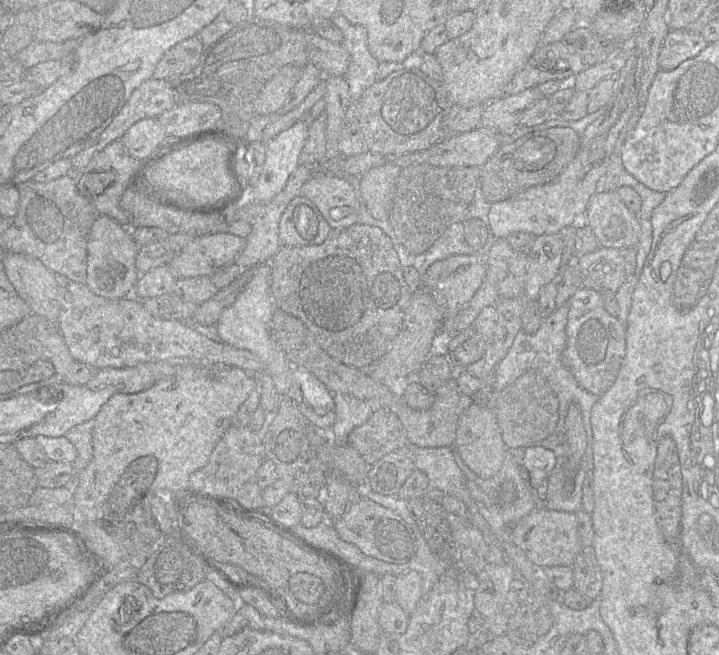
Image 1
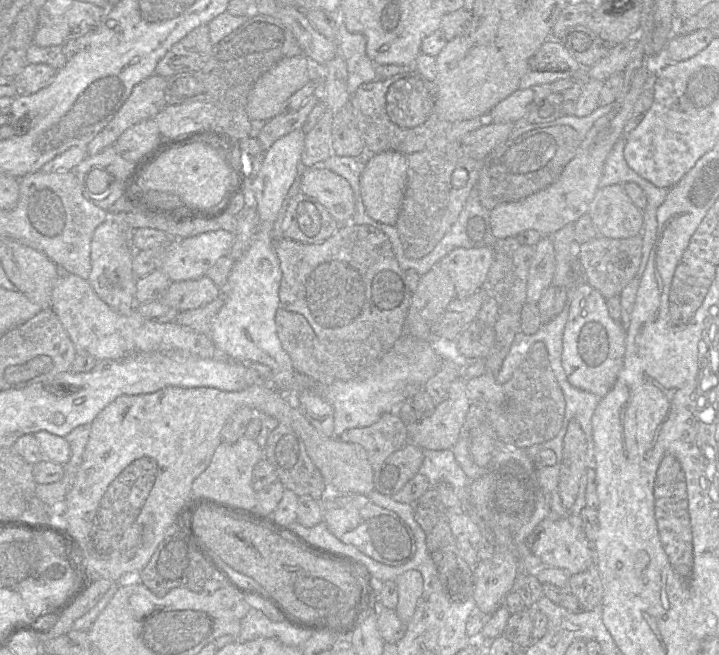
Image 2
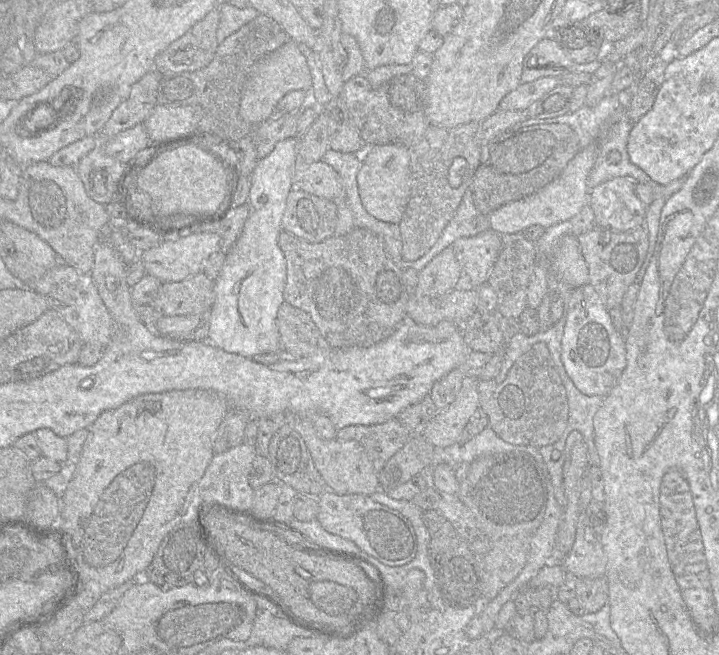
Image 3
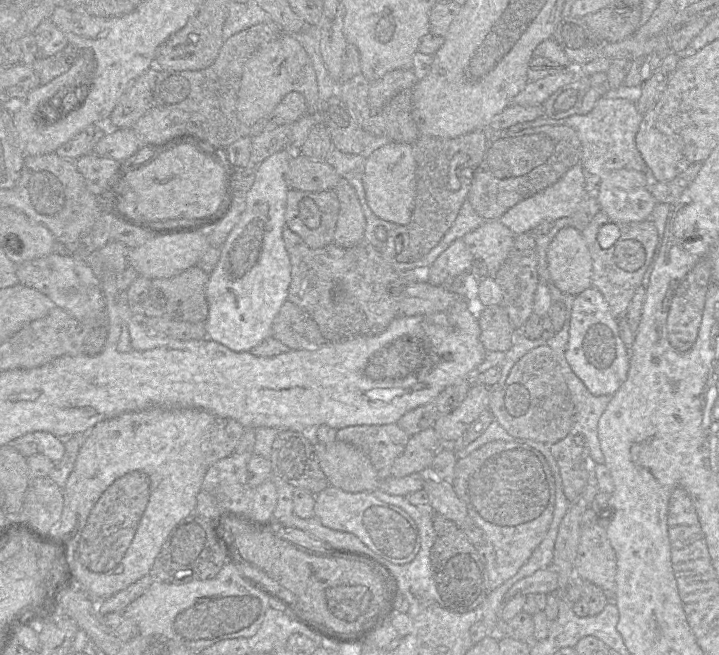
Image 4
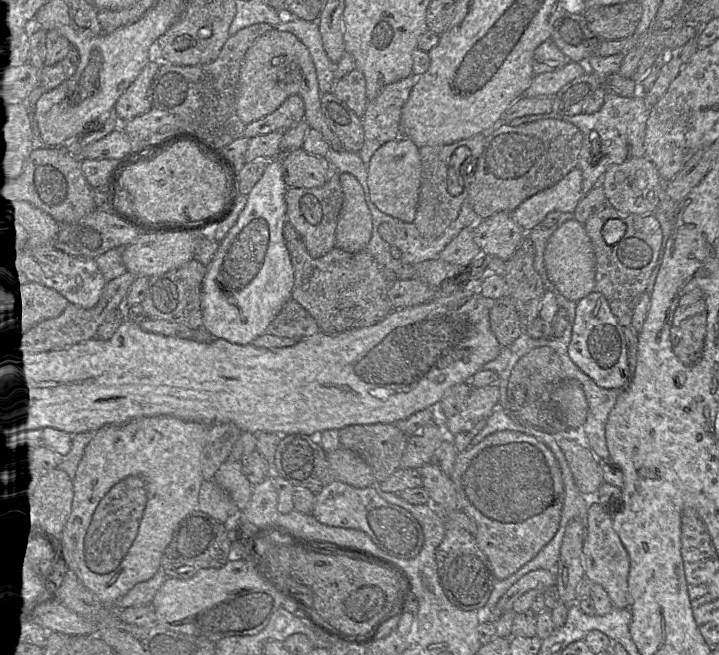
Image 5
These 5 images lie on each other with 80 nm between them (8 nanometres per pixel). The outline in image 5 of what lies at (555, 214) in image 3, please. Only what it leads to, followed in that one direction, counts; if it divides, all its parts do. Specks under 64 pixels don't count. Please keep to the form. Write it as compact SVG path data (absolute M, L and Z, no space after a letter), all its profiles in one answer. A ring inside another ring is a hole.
M576 167L555 185L526 199L510 215L519 227L529 232L550 212L573 212L582 196L582 172Z

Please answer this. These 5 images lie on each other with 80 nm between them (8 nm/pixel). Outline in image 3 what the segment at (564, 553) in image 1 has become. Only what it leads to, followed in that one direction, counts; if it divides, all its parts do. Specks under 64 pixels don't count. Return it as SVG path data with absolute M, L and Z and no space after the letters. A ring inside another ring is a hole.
M585 512L579 514L575 542L560 564L571 578L605 577L607 557Z

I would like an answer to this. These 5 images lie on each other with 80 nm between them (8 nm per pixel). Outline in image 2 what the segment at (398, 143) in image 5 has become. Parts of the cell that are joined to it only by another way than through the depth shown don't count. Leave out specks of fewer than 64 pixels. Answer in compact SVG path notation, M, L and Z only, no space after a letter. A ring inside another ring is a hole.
M397 151L367 154L360 176L360 195L366 213L375 221L395 226L402 205L407 176L407 155Z

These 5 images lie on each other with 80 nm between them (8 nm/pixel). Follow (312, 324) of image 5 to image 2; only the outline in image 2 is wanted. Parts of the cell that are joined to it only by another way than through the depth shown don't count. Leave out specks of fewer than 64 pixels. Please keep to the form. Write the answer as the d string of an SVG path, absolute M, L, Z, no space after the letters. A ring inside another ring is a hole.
M279 307L275 315L275 325L281 346L291 358L294 369L309 377L315 384L327 386L336 380L349 381L359 377L359 369L362 368L355 368L327 351L303 315Z

